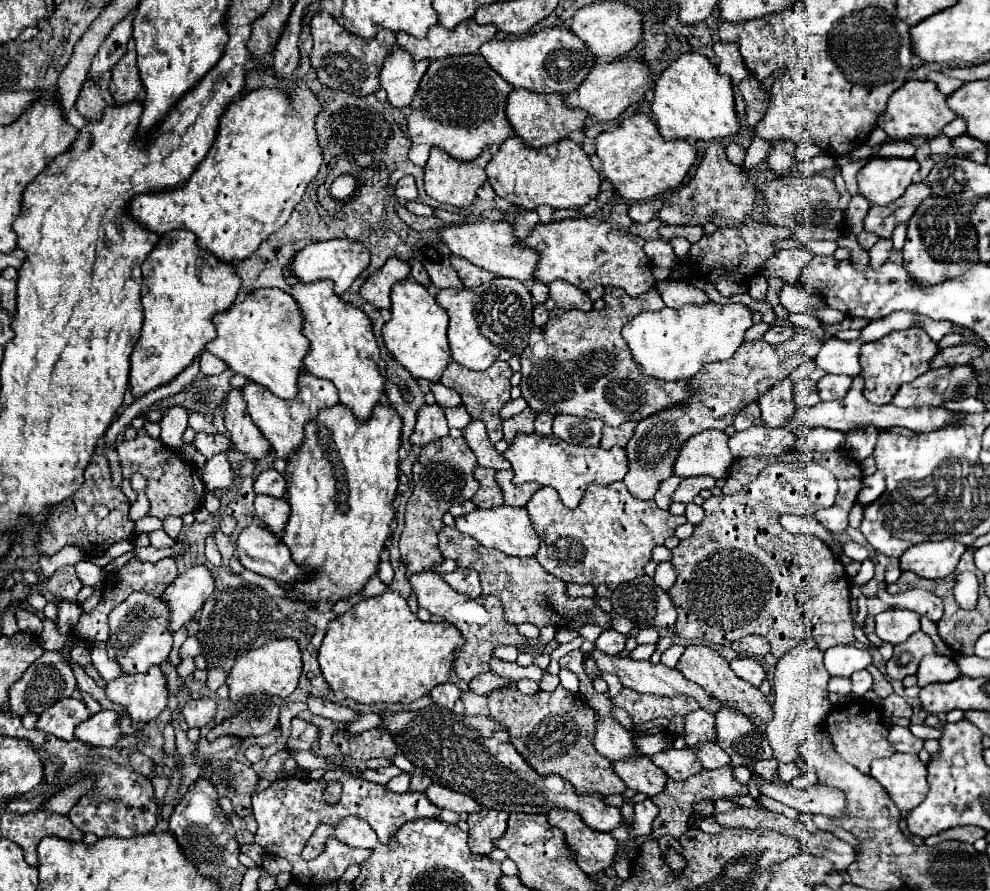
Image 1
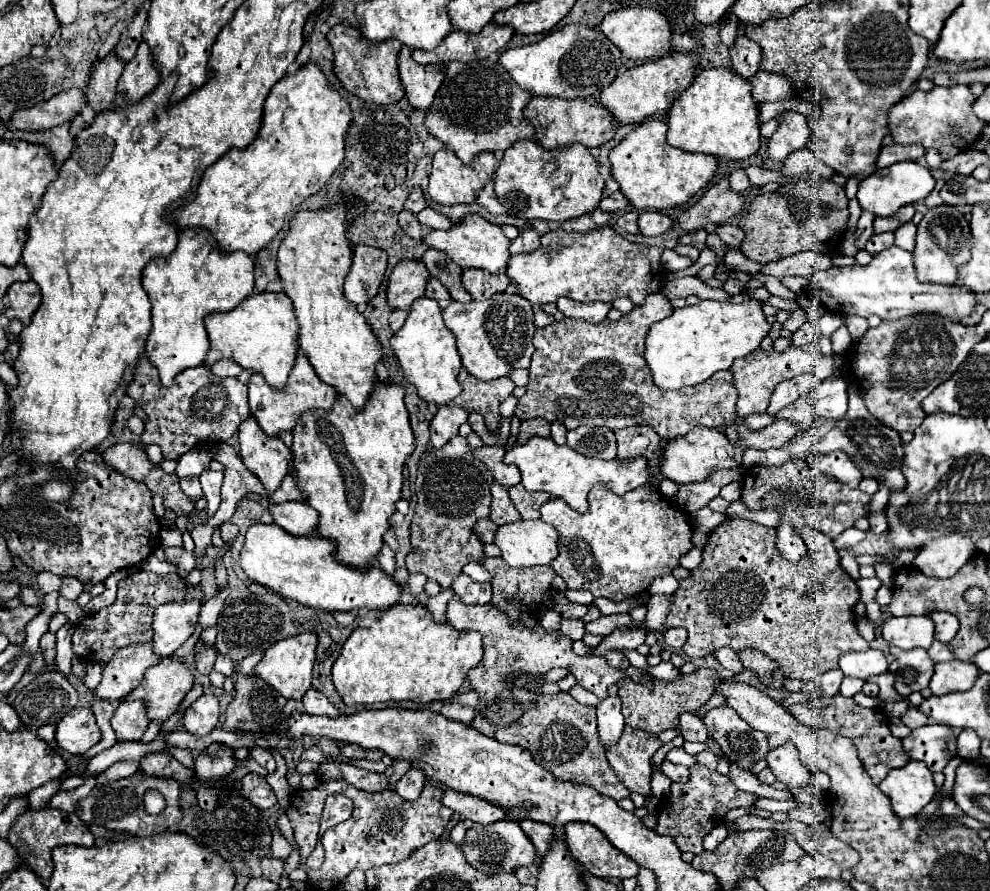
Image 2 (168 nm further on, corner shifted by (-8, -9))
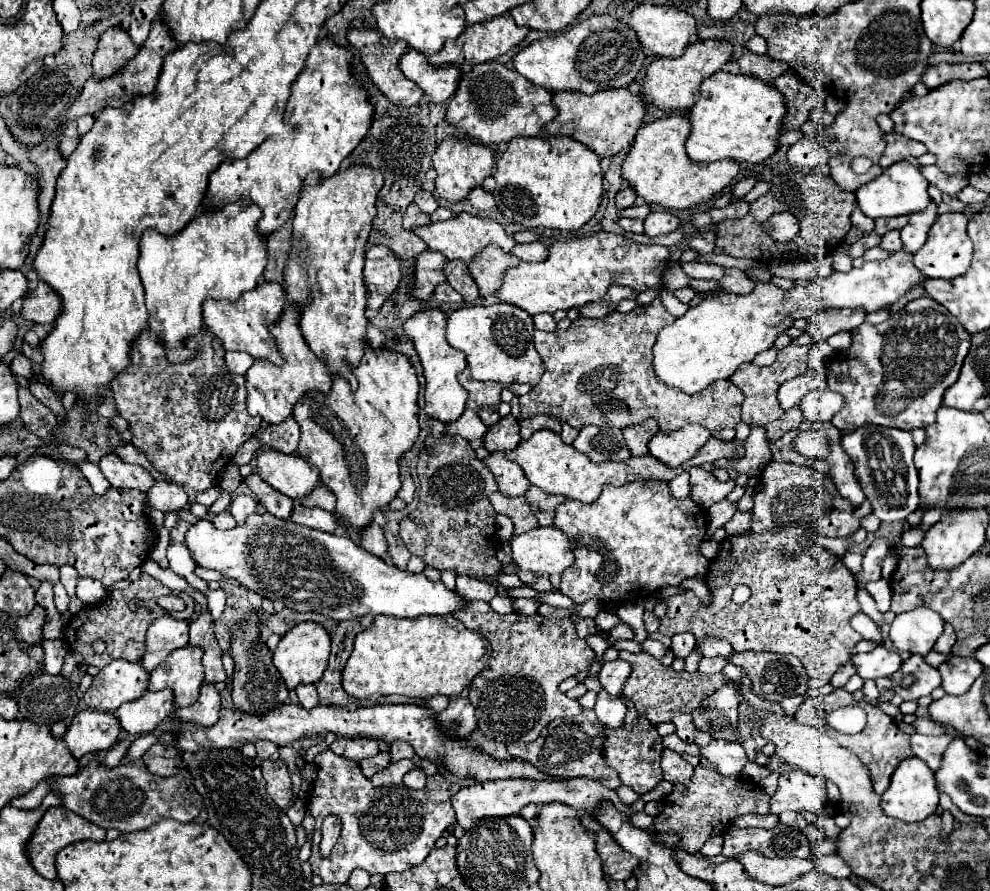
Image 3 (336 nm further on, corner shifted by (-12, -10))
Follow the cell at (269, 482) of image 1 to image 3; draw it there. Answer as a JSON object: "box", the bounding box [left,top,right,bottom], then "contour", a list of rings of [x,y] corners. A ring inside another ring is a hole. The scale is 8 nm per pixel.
{"box":[294,486,336,512],"contour":[[[316,486],[312,492],[308,492],[302,498],[296,498],[294,502],[308,506],[308,508],[318,506],[318,508],[328,510],[328,512],[334,512],[334,506],[336,506],[336,498],[332,498],[332,492],[326,486]]]}

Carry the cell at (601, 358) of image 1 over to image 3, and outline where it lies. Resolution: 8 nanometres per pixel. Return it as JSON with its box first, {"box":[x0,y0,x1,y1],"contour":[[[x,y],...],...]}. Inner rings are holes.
{"box":[520,296,744,440],"contour":[[[658,296],[652,304],[636,306],[628,314],[614,310],[600,320],[578,318],[568,330],[536,330],[534,342],[546,372],[528,394],[520,396],[522,418],[548,414],[578,430],[588,424],[626,428],[656,418],[662,432],[674,432],[688,424],[702,424],[712,430],[712,436],[732,440],[734,428],[740,422],[744,394],[730,380],[714,382],[708,390],[688,396],[654,378],[652,346],[660,328],[674,320],[676,318],[664,308]]]}

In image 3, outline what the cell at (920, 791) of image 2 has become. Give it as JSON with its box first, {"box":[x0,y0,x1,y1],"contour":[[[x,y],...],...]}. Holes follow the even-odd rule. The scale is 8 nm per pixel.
{"box":[882,756,938,822],"contour":[[[916,756],[900,762],[890,778],[888,790],[882,794],[884,812],[900,822],[920,822],[928,814],[936,812],[936,806],[938,806],[938,790],[936,790],[934,772]]]}

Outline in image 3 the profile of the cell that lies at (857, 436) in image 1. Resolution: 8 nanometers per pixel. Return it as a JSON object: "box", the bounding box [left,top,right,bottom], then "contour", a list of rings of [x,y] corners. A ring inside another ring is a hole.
{"box":[840,426,918,522],"contour":[[[862,426],[854,432],[842,434],[840,446],[854,462],[856,478],[862,484],[866,498],[872,502],[872,512],[882,522],[906,520],[906,516],[918,508],[918,470],[912,462],[916,446],[910,432],[898,428],[878,432],[874,426]]]}

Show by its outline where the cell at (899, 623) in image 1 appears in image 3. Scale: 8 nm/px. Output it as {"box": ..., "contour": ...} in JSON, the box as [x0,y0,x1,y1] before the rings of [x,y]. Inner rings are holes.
{"box":[890,606,944,656],"contour":[[[920,606],[898,614],[890,626],[892,644],[910,654],[926,656],[944,630],[944,620],[934,610]]]}

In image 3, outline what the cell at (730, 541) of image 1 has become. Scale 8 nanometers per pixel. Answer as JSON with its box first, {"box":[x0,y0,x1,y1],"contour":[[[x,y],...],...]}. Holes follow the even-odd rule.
{"box":[652,527,862,682],"contour":[[[802,527],[784,528],[778,532],[768,530],[766,534],[738,534],[728,536],[720,544],[718,556],[710,562],[708,574],[706,574],[706,586],[710,588],[710,604],[704,604],[694,592],[686,590],[682,594],[670,596],[666,600],[652,598],[654,602],[666,604],[666,616],[660,620],[658,632],[664,636],[674,636],[678,632],[692,632],[696,636],[696,648],[700,642],[708,636],[720,638],[732,644],[736,652],[754,650],[754,652],[776,652],[776,654],[794,654],[806,668],[810,678],[822,678],[828,682],[832,674],[844,666],[852,654],[852,648],[862,640],[862,636],[850,628],[850,618],[860,612],[860,604],[856,600],[858,582],[854,574],[842,564],[838,556],[832,552],[820,548],[820,546],[808,546],[808,550],[798,548],[798,554],[794,560],[786,560],[783,553],[795,552],[790,547],[790,540],[814,533],[812,529]],[[738,584],[746,584],[752,590],[752,596],[744,604],[736,604],[732,600],[732,592]]]}

